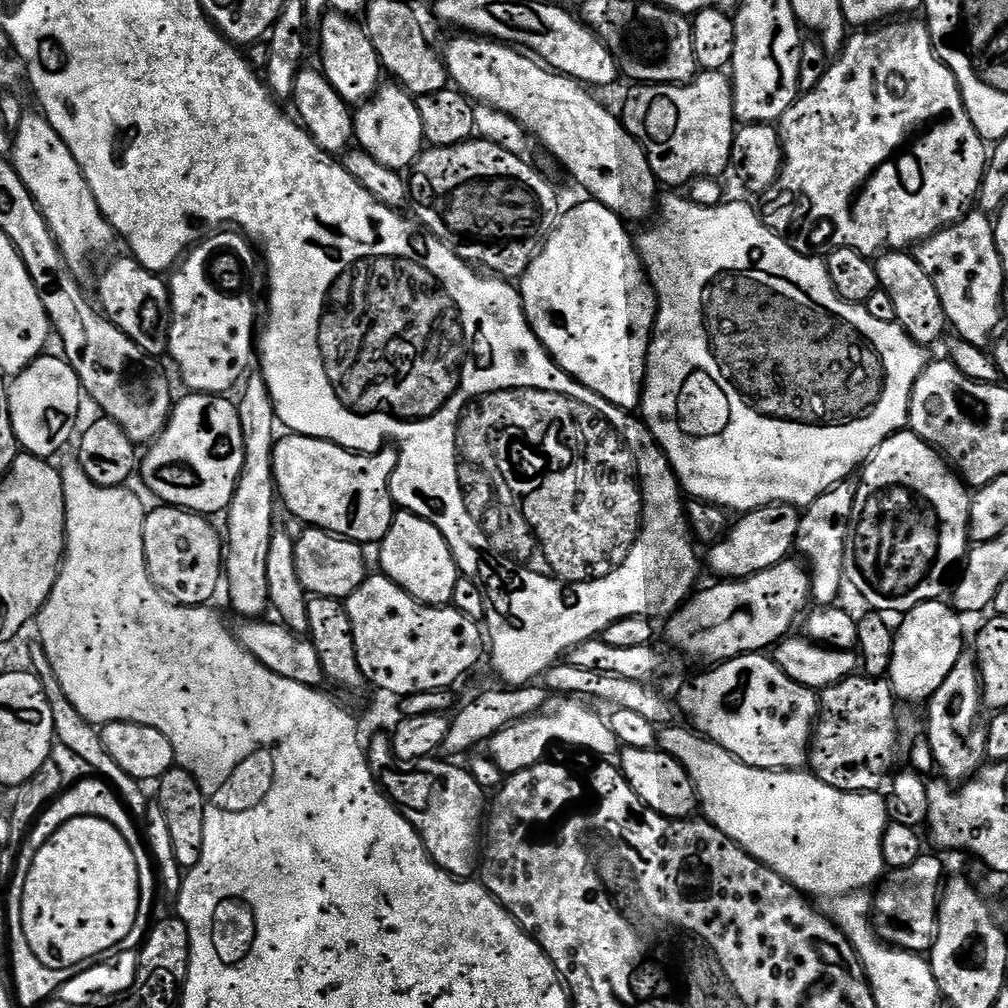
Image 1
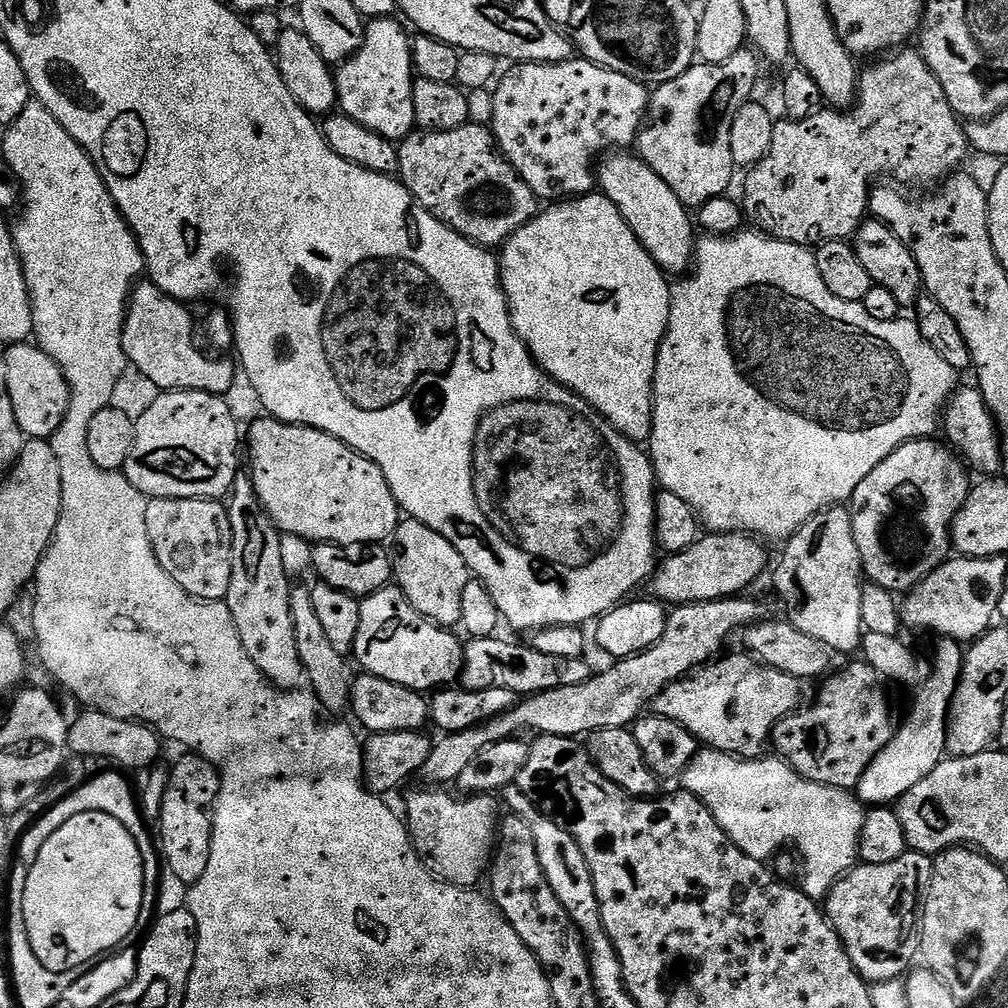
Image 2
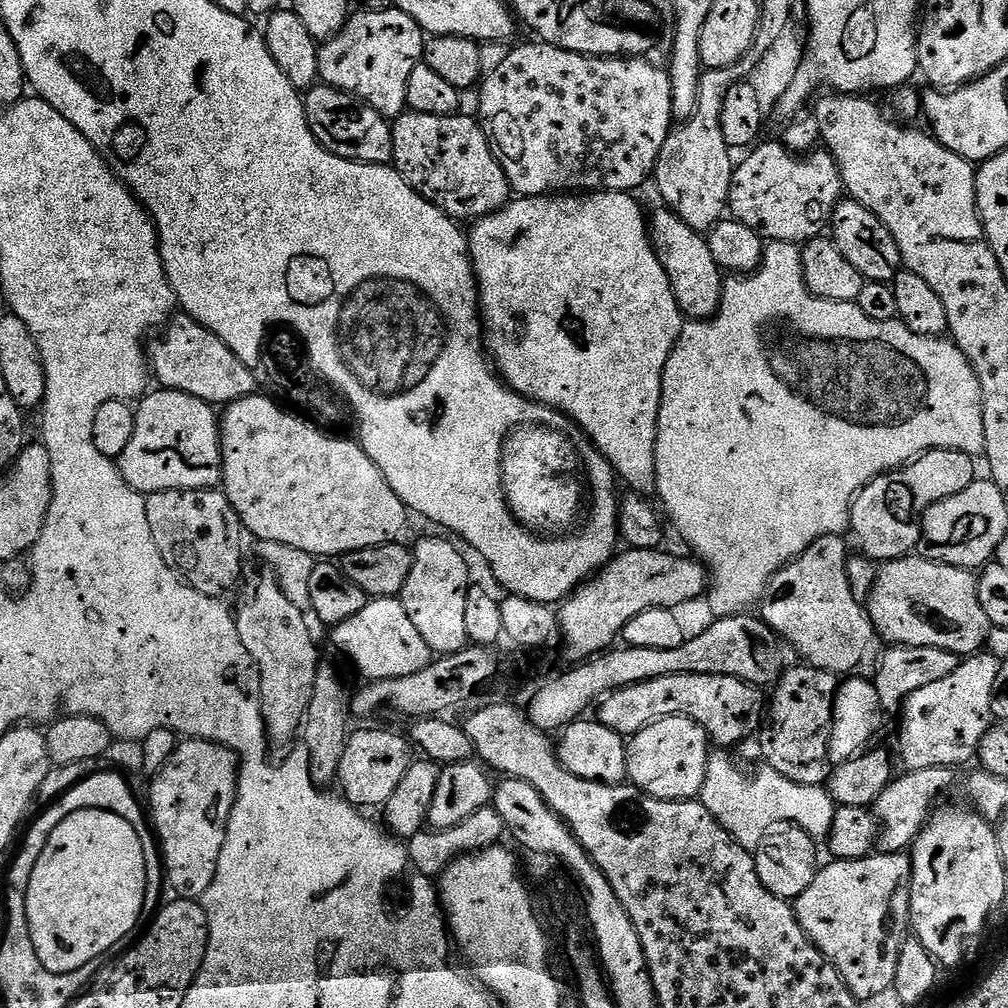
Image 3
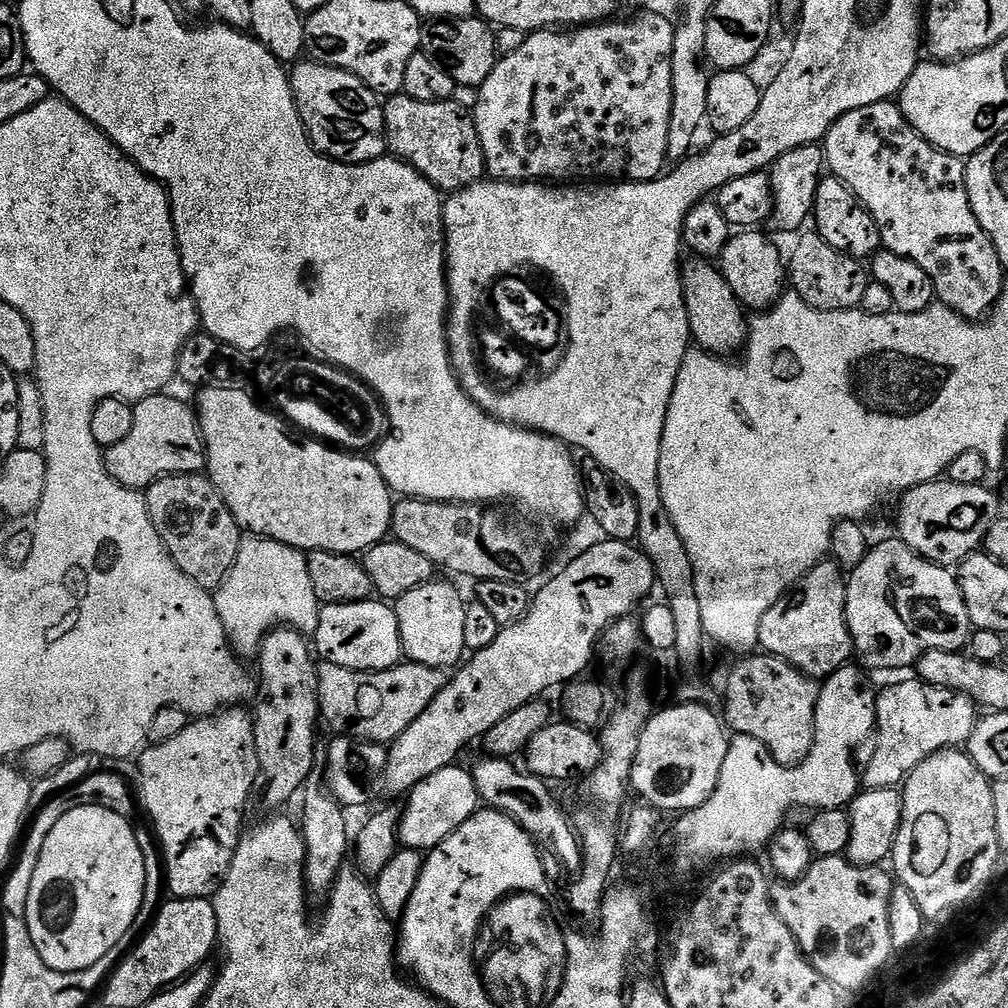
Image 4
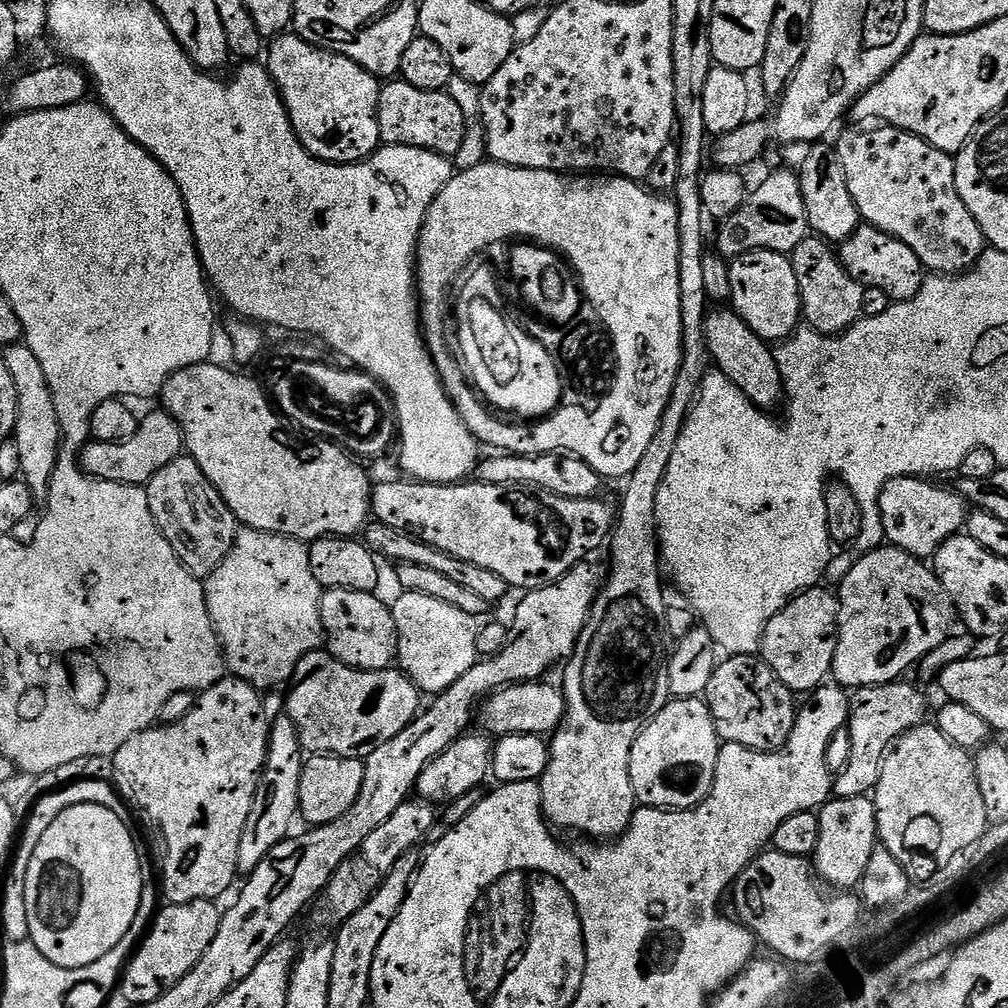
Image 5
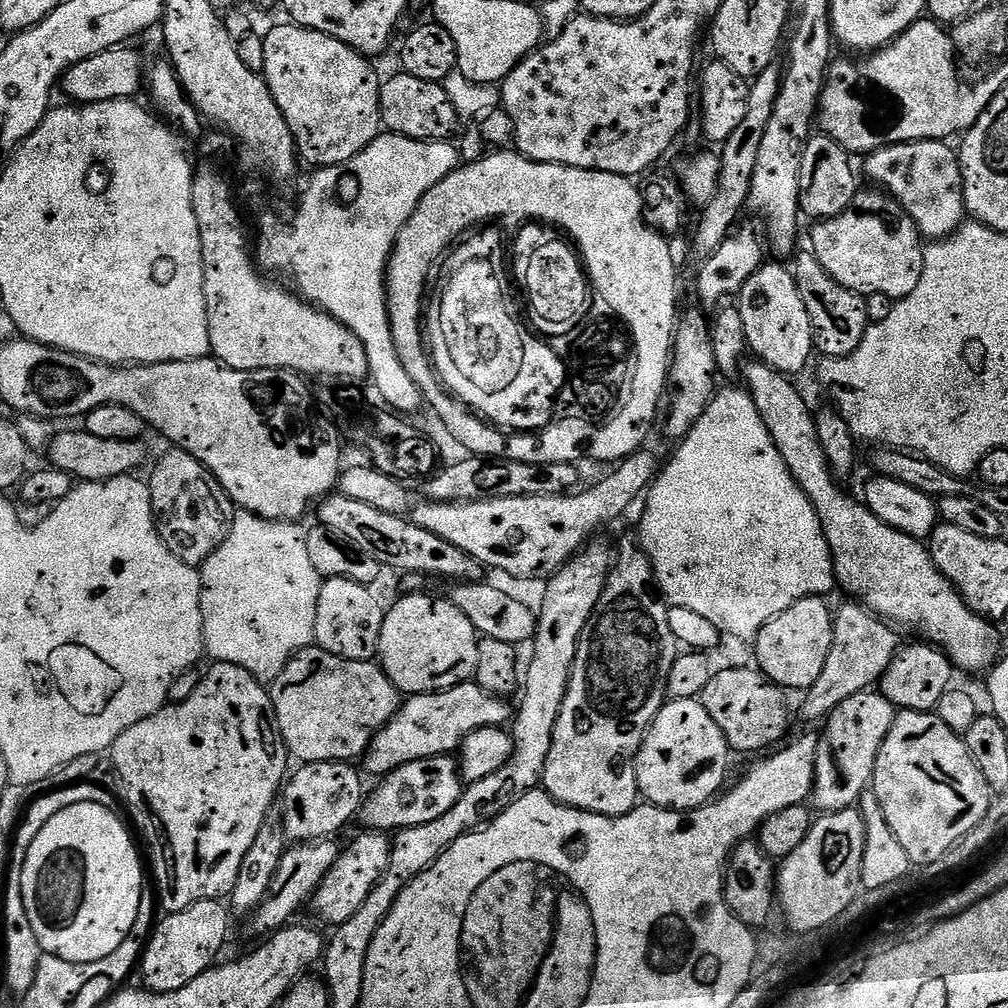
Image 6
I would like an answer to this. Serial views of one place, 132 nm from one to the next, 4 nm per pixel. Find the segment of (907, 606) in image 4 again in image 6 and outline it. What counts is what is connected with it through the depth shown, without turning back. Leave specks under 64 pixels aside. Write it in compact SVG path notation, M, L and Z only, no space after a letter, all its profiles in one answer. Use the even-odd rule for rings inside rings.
M844 604L840 609L835 609L832 645L830 654L826 654L826 666L822 666L818 682L814 682L814 686L803 693L804 705L800 712L808 720L823 721L839 704L846 702L846 698L854 698L854 694L869 691L884 675L901 647L902 641L896 637L898 632L895 627L869 612L867 607L857 604Z

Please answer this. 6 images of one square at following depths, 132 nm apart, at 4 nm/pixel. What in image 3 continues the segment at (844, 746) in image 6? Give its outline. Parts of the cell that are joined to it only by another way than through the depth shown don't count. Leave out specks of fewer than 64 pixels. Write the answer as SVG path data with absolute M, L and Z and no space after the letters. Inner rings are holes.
M973 654L959 664L950 674L950 678L941 678L930 686L922 686L922 690L914 690L904 700L900 720L900 760L909 772L930 770L931 768L955 769L956 764L964 764L967 760L975 761L980 751L982 738L994 723L992 715L992 695L994 694L994 678L998 678L1000 661L991 654Z

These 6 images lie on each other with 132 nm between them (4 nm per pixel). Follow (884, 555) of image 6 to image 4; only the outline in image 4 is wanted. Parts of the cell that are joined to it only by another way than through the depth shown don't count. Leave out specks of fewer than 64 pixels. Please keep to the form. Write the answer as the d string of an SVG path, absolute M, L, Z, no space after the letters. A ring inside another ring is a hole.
M688 258L683 261L680 277L684 291L684 305L690 322L692 340L697 349L721 358L732 358L747 345L749 321L744 320L746 309L730 290L730 282L713 261Z

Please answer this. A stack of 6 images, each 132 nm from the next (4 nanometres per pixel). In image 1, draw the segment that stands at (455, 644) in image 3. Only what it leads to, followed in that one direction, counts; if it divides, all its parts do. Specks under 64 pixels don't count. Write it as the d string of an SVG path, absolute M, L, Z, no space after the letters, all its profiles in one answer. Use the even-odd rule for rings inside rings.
M397 511L392 517L390 530L378 545L378 551L380 551L379 571L390 577L402 590L406 590L406 594L410 594L415 600L423 604L451 605L454 598L454 586L460 581L462 573L456 567L454 554L450 550L446 538L442 538L438 526L434 526L426 518L422 518L413 512Z

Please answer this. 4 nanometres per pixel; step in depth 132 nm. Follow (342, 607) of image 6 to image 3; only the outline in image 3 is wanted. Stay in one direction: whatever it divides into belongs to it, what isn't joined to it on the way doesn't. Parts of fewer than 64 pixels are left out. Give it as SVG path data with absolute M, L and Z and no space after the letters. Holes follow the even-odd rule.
M396 598L369 599L366 607L358 610L354 618L346 618L346 622L335 625L331 632L337 650L368 682L418 674L418 670L426 670L426 666L434 659L430 646L422 642L422 634L418 634L414 622L410 622L410 614L406 614L404 605Z

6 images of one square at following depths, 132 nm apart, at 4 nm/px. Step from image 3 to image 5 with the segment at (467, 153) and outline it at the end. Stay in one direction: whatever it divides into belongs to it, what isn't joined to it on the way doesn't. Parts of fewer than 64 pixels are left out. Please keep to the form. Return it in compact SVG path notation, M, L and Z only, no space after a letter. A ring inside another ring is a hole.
M399 78L389 79L380 89L378 130L385 145L425 148L437 152L439 156L452 158L464 144L468 124L462 110L458 110L458 102L454 102L447 91L418 90L418 86L410 86Z

